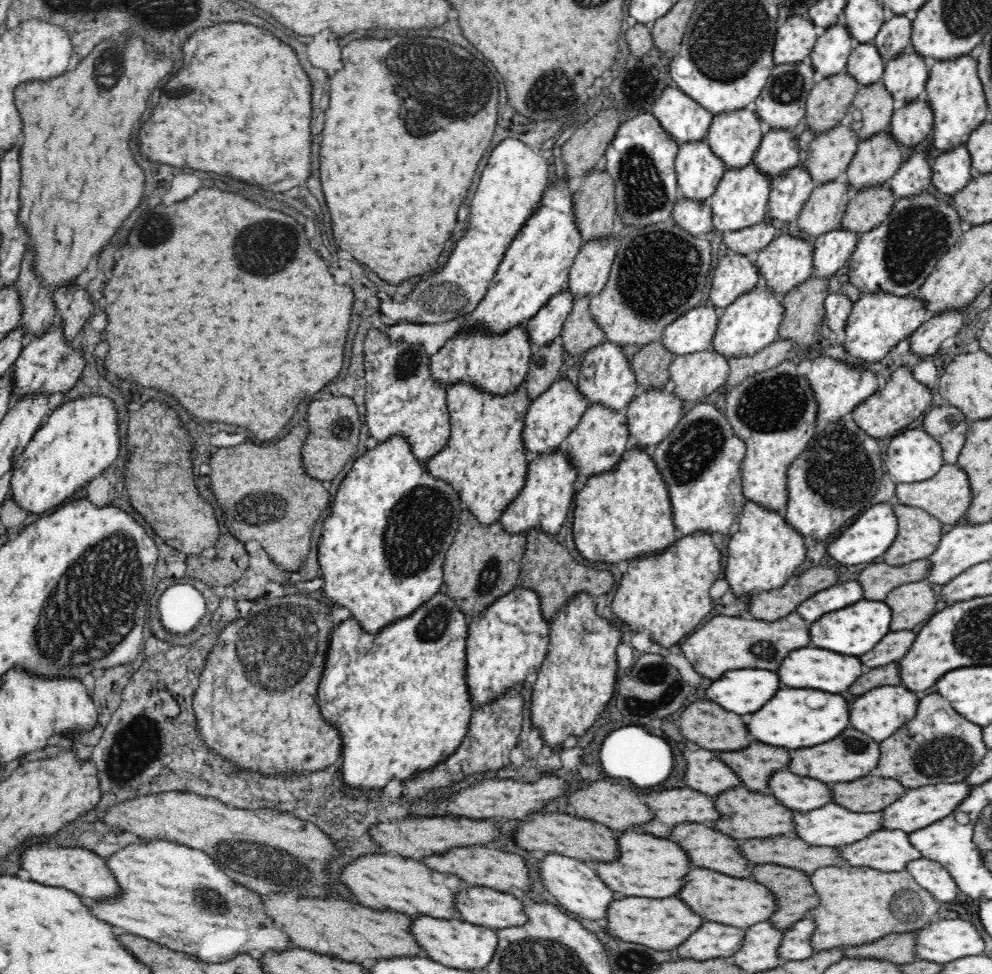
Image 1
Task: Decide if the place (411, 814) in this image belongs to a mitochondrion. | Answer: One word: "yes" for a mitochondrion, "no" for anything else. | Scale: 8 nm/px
no

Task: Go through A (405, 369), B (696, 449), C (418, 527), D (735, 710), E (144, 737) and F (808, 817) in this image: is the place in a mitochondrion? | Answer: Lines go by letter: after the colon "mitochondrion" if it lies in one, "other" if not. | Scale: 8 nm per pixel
A: mitochondrion
B: mitochondrion
C: mitochondrion
D: other
E: mitochondrion
F: other

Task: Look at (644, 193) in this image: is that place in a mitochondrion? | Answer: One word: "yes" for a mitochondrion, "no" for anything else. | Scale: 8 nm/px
yes

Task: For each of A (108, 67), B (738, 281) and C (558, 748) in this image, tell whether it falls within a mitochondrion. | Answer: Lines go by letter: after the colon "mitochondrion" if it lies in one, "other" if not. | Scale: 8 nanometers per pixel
A: mitochondrion
B: other
C: other

